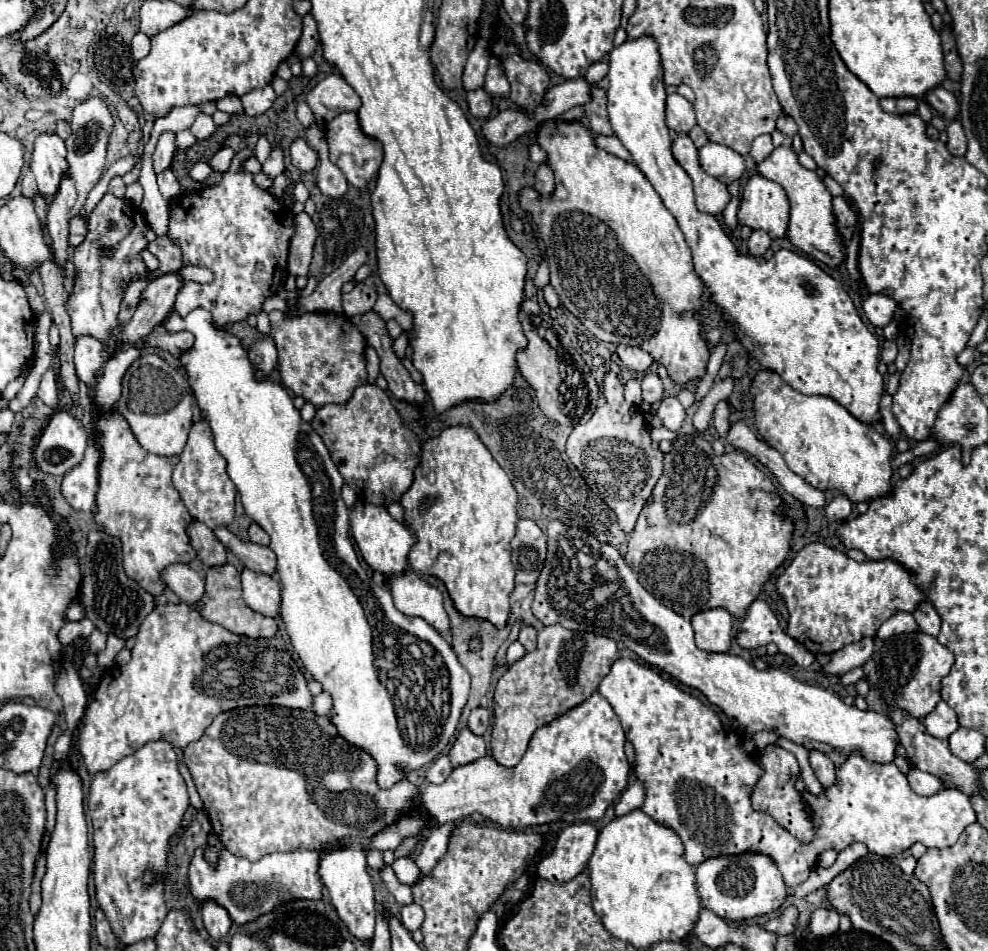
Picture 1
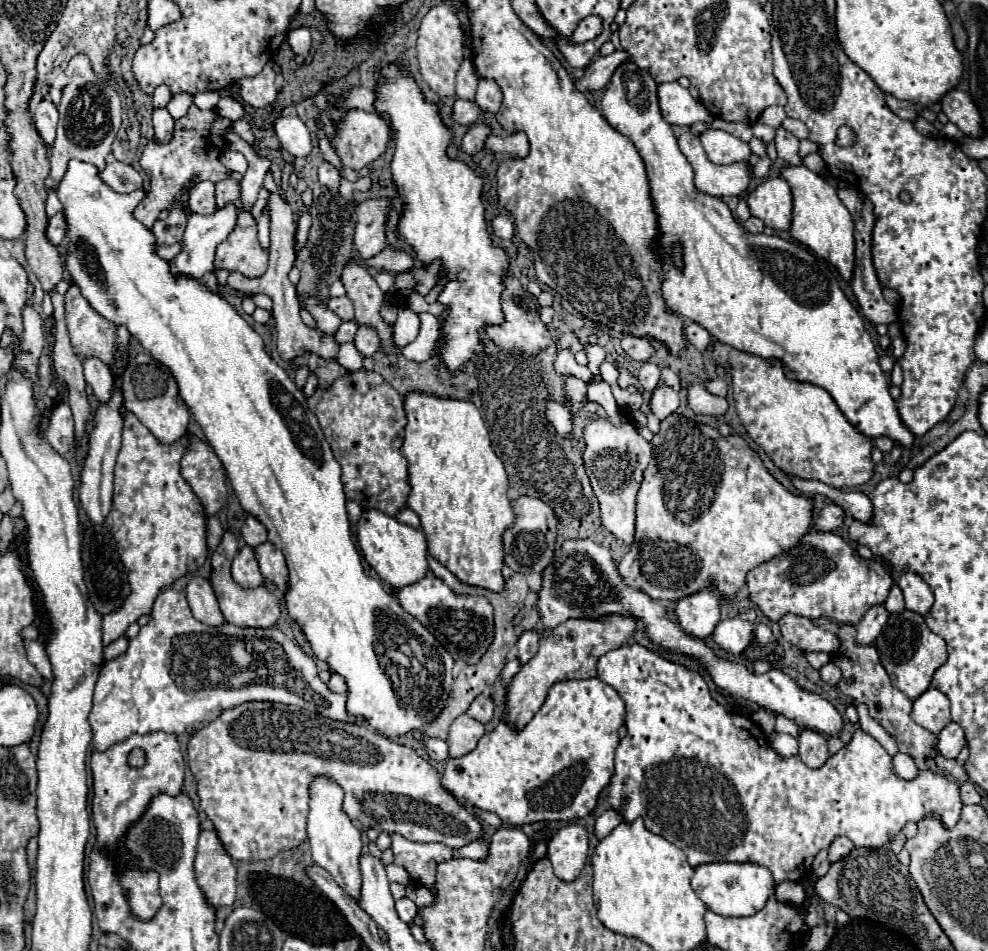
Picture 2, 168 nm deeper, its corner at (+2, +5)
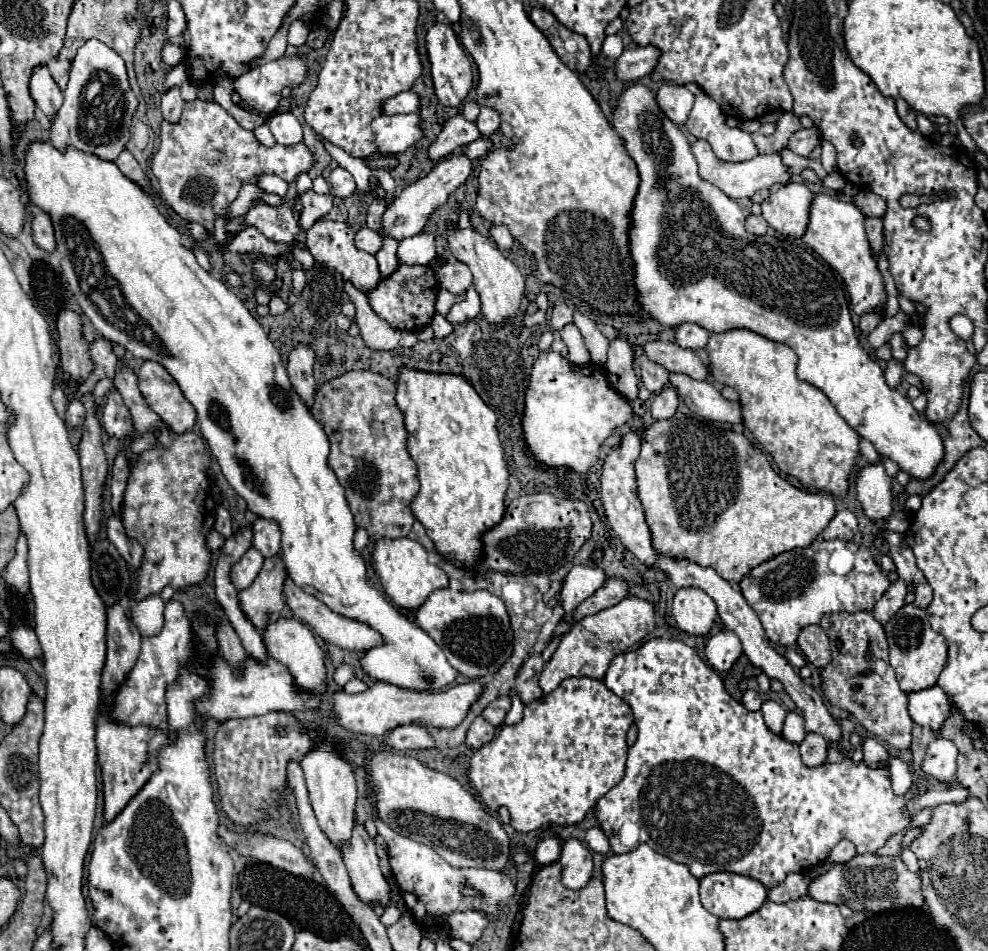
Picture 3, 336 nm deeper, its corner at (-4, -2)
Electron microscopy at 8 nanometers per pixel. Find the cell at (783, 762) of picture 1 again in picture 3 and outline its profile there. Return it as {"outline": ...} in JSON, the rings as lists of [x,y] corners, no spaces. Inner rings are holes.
{"outline":[[[788,713],[786,721],[784,721],[782,737],[784,737],[788,743],[800,745],[802,739],[804,739],[804,735],[806,735],[806,731],[804,731],[804,723],[802,723],[802,715],[798,715],[798,713]]]}

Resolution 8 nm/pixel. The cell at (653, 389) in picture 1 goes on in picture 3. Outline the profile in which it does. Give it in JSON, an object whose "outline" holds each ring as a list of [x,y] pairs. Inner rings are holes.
{"outline":[[[636,347],[636,359],[638,359],[638,365],[642,367],[642,383],[644,383],[644,387],[650,393],[660,393],[664,389],[664,385],[668,383],[670,373],[664,367],[648,361],[642,347]]]}

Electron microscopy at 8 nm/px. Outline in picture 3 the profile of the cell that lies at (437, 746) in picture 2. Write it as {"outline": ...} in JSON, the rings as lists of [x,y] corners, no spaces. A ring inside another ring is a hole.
{"outline":[[[402,725],[390,731],[390,737],[384,741],[388,747],[406,751],[406,749],[434,749],[436,743],[432,741],[430,733],[418,725]]]}

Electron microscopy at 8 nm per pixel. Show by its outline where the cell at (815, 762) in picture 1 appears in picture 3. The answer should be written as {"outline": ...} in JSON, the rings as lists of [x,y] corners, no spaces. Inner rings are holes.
{"outline":[[[806,733],[806,739],[800,743],[800,755],[804,765],[808,767],[818,767],[826,761],[828,753],[828,743],[822,735],[818,733]]]}

